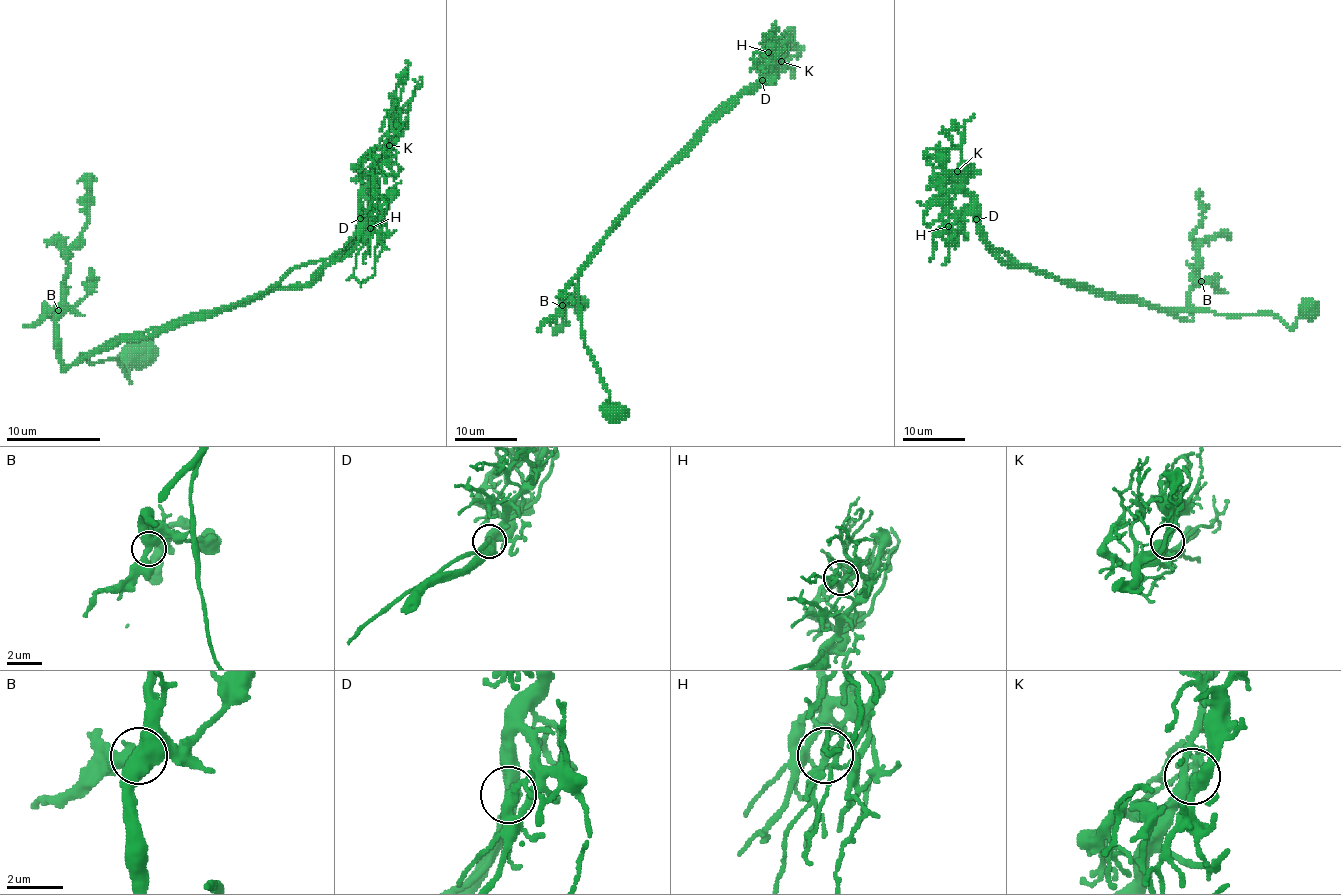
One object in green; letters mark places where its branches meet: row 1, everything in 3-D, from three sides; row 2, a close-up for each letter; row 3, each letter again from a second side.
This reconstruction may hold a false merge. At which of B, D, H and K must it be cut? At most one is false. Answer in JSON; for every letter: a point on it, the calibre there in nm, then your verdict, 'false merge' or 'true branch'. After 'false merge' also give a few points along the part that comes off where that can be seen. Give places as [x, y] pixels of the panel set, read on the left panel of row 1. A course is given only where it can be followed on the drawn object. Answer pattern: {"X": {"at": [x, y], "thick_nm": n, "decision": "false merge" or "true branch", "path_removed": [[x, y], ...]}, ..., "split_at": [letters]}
{"B": {"at": [58, 310], "thick_nm": 480, "decision": "true branch"}, "D": {"at": [360, 218], "thick_nm": 500, "decision": "true branch"}, "H": {"at": [370, 228], "thick_nm": 280, "decision": "true branch"}, "K": {"at": [389, 145], "thick_nm": 400, "decision": "true branch"}, "split_at": []}

